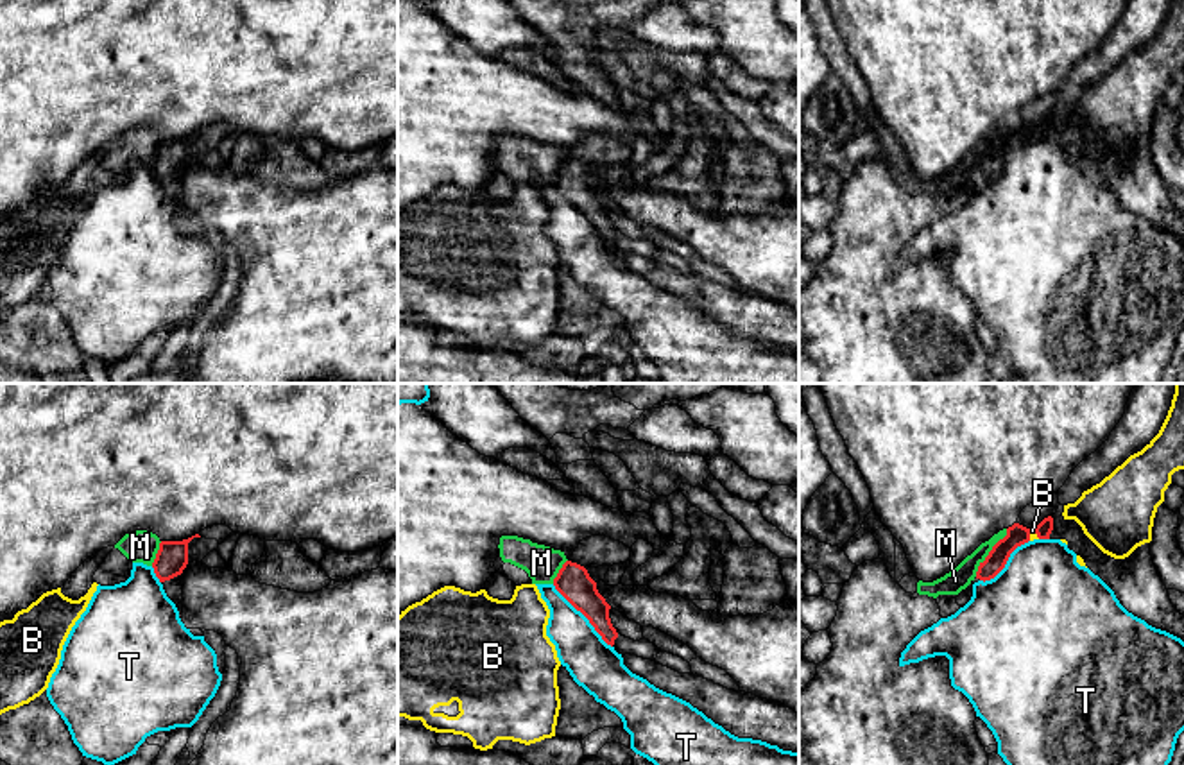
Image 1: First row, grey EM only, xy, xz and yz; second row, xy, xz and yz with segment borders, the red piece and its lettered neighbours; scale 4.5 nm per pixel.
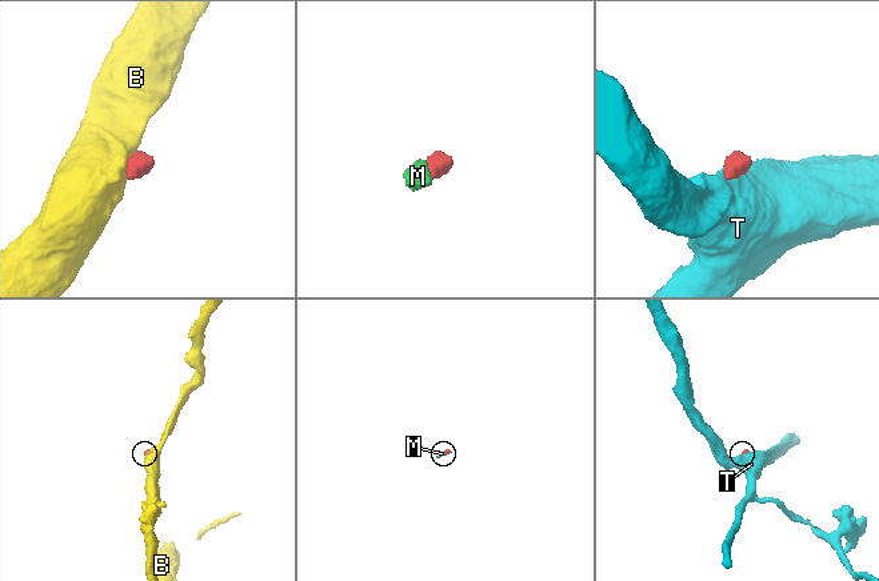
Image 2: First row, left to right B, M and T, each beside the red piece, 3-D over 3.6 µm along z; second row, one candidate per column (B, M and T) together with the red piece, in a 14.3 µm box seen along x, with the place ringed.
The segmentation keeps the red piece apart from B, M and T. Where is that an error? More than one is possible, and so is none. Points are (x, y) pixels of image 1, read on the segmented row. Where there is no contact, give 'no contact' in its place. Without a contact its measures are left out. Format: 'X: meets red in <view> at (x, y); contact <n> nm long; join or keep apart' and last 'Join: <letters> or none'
B: meets red in yz at (1036, 531); contact 70 nm long; keep apart
M: meets red in yz at (989, 552); contact 260 nm long; keep apart
T: meets red in xz at (584, 615); contact 400 nm long; keep apart
Join: none

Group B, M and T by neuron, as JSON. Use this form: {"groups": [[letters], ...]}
{"groups": [["B", "M"], ["T"]]}

